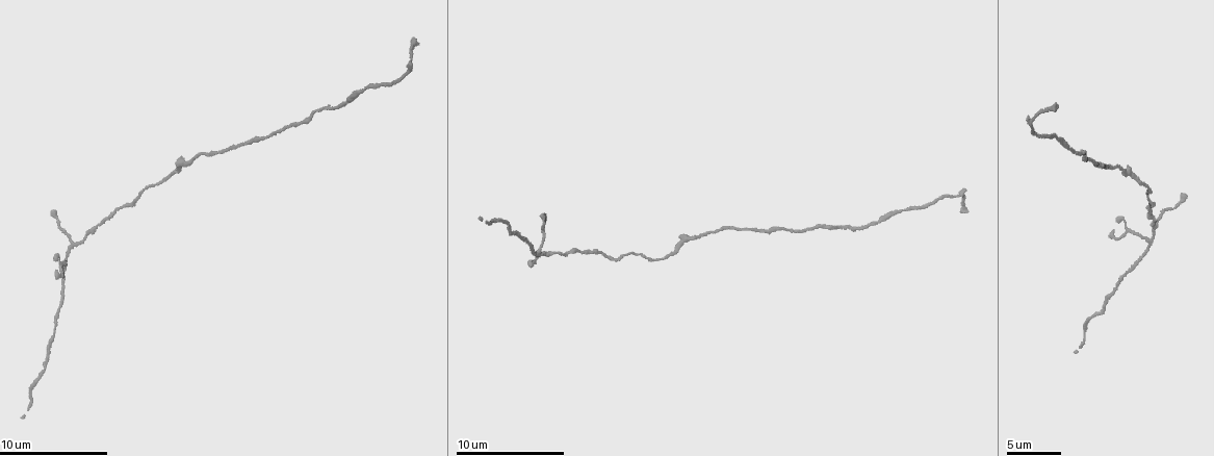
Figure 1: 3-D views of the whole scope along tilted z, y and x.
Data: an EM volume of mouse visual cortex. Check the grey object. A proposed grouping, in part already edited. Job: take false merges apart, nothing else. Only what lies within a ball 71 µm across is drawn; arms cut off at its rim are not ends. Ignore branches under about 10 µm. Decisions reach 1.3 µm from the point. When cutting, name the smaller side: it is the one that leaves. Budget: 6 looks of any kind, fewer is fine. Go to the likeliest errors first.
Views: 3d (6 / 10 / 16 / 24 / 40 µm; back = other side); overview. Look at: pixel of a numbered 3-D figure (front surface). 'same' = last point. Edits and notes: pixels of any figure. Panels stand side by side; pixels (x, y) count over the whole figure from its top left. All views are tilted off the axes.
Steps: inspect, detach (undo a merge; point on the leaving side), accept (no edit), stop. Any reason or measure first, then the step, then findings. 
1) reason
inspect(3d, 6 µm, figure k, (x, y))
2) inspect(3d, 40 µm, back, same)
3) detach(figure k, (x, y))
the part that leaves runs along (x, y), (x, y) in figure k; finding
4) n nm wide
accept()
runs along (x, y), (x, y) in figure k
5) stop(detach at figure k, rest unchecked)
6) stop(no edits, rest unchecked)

three-way junction
inspect(3d, 10 µm, figure 1, (1154, 233))

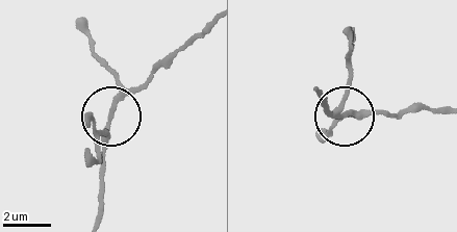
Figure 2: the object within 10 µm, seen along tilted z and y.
accept()
one neuron here

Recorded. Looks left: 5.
inspect(3d, 10 µm, figure 1, (682, 243))

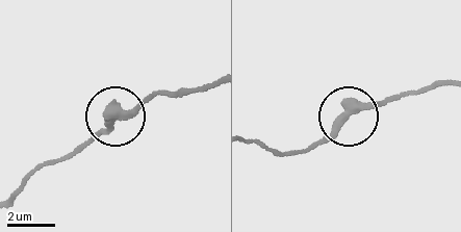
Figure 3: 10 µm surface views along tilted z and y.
side arm 33 µm
accept()
runs along (346, 114), (401, 96) in figure 3; continuous, no second neuron

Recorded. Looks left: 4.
thin neck
inspect(3d, 10 µm, figure 1, (604, 254))

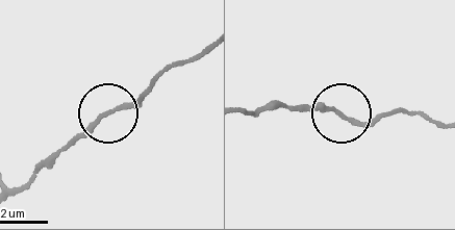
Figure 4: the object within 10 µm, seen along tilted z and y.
180 nm wide
accept()
continuous, no second neuron

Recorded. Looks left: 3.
stop(no edits, rest unchecked)

